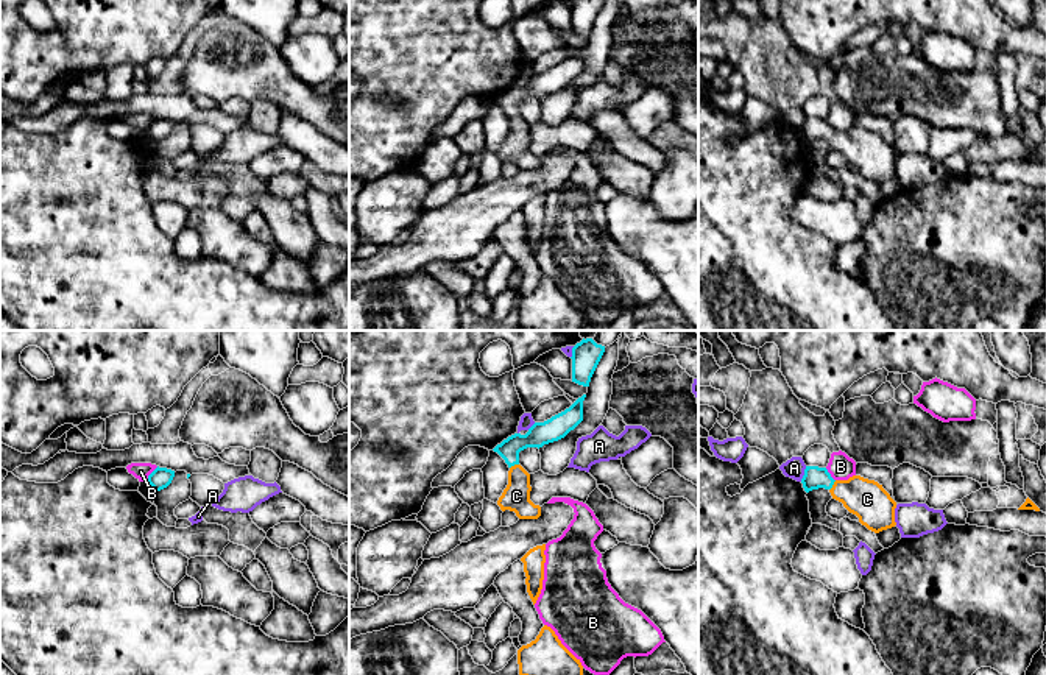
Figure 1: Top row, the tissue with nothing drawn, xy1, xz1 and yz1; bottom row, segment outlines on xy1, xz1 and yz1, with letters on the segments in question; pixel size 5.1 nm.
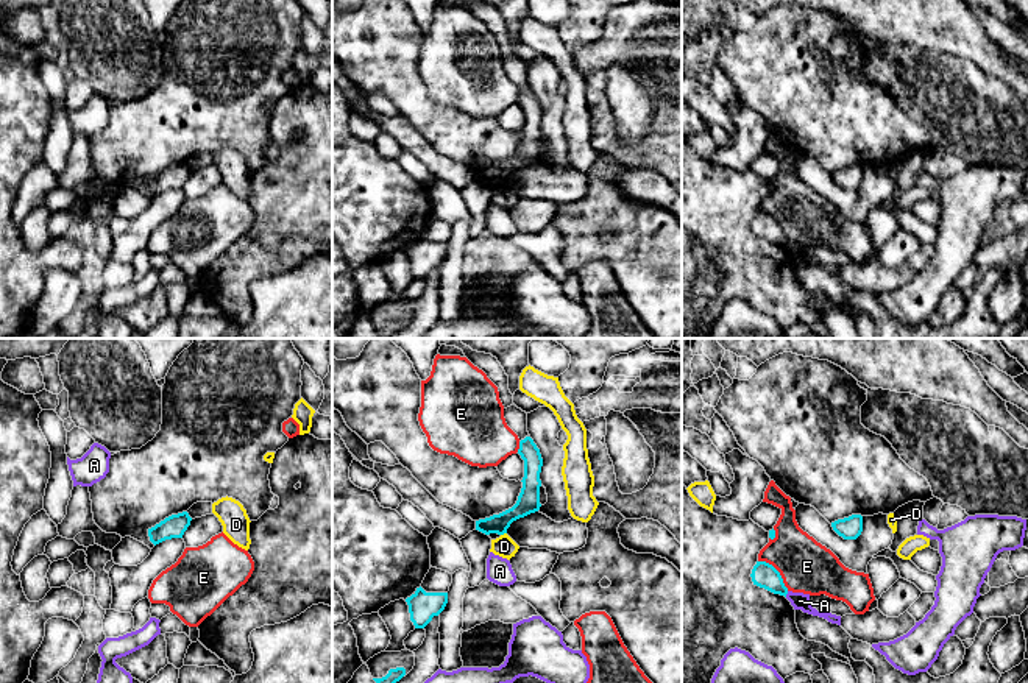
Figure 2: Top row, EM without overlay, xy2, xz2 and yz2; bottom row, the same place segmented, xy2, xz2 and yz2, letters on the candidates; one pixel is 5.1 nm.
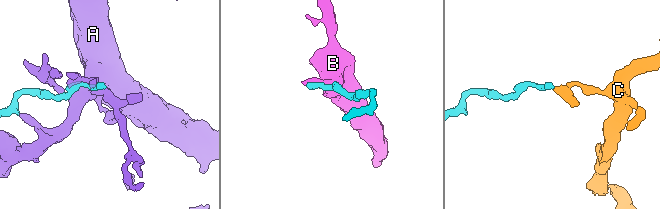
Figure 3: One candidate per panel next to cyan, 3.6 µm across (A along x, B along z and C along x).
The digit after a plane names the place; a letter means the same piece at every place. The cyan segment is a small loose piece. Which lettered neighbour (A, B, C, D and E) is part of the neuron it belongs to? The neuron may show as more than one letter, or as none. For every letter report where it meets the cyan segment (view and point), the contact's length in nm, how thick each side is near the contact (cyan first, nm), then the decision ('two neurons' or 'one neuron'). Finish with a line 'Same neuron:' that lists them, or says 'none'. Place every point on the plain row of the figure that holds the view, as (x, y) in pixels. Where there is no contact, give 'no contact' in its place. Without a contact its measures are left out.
A: yz1 (805, 125) | 90 nm | 120/110 nm | two neurons
B: xy1 (151, 123) | 100 nm | 110/90 nm | two neurons
C: yz1 (833, 134) | 70 nm | 120/200 nm | one neuron
D: xz2 (503, 184) | 40 nm | 120/110 nm | two neurons
E: yz2 (777, 222) | 220 nm | 130/280 nm | two neurons
Same neuron: C

